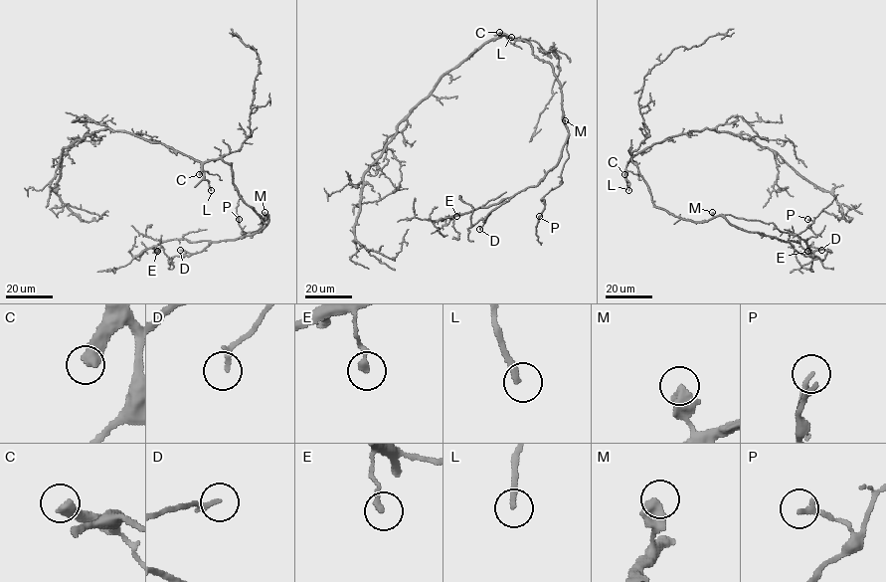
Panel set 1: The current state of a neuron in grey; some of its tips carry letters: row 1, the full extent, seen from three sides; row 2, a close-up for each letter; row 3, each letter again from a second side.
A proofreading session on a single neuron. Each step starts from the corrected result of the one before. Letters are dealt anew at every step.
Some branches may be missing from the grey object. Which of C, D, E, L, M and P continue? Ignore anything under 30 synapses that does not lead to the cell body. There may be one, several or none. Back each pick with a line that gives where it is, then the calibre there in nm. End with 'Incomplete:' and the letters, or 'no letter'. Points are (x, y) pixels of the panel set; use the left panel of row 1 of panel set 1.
C: at (199, 174); 460 nm thick
L: at (211, 190); 240 nm thick
Incomplete: C, L

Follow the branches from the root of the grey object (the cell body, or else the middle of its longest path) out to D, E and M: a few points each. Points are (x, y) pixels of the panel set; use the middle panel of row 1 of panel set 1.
D: (508, 38), (527, 42), (535, 56), (551, 66), (569, 136), (559, 161), (545, 176), (495, 207), (479, 229)
E: (508, 38), (527, 42), (535, 56), (551, 66), (560, 85), (569, 136), (559, 161), (536, 186), (456, 216)
M: (508, 38), (527, 42), (538, 59), (550, 64), (560, 85), (565, 120)

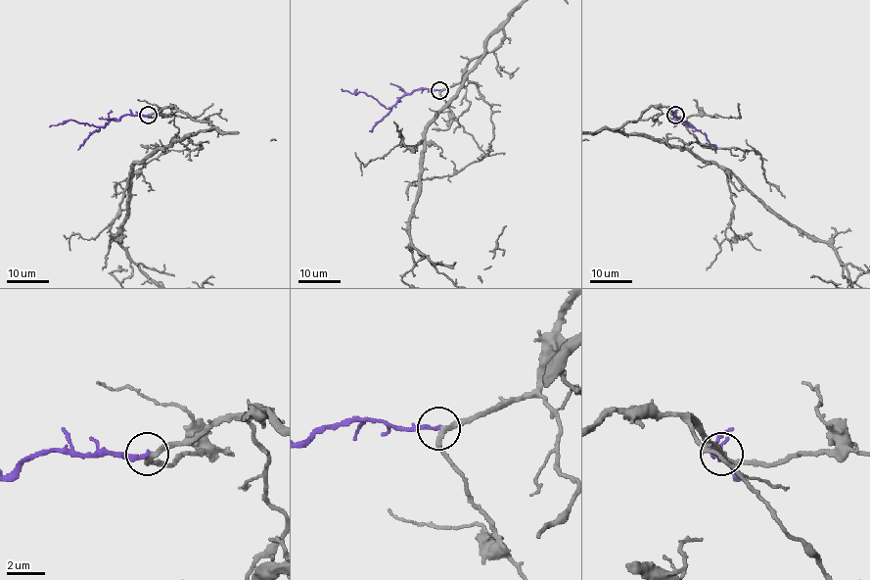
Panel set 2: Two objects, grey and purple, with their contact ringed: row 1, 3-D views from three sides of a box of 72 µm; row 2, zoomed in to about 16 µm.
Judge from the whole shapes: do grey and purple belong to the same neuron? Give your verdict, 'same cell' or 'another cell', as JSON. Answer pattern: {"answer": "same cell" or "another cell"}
{"answer": "same cell"}

